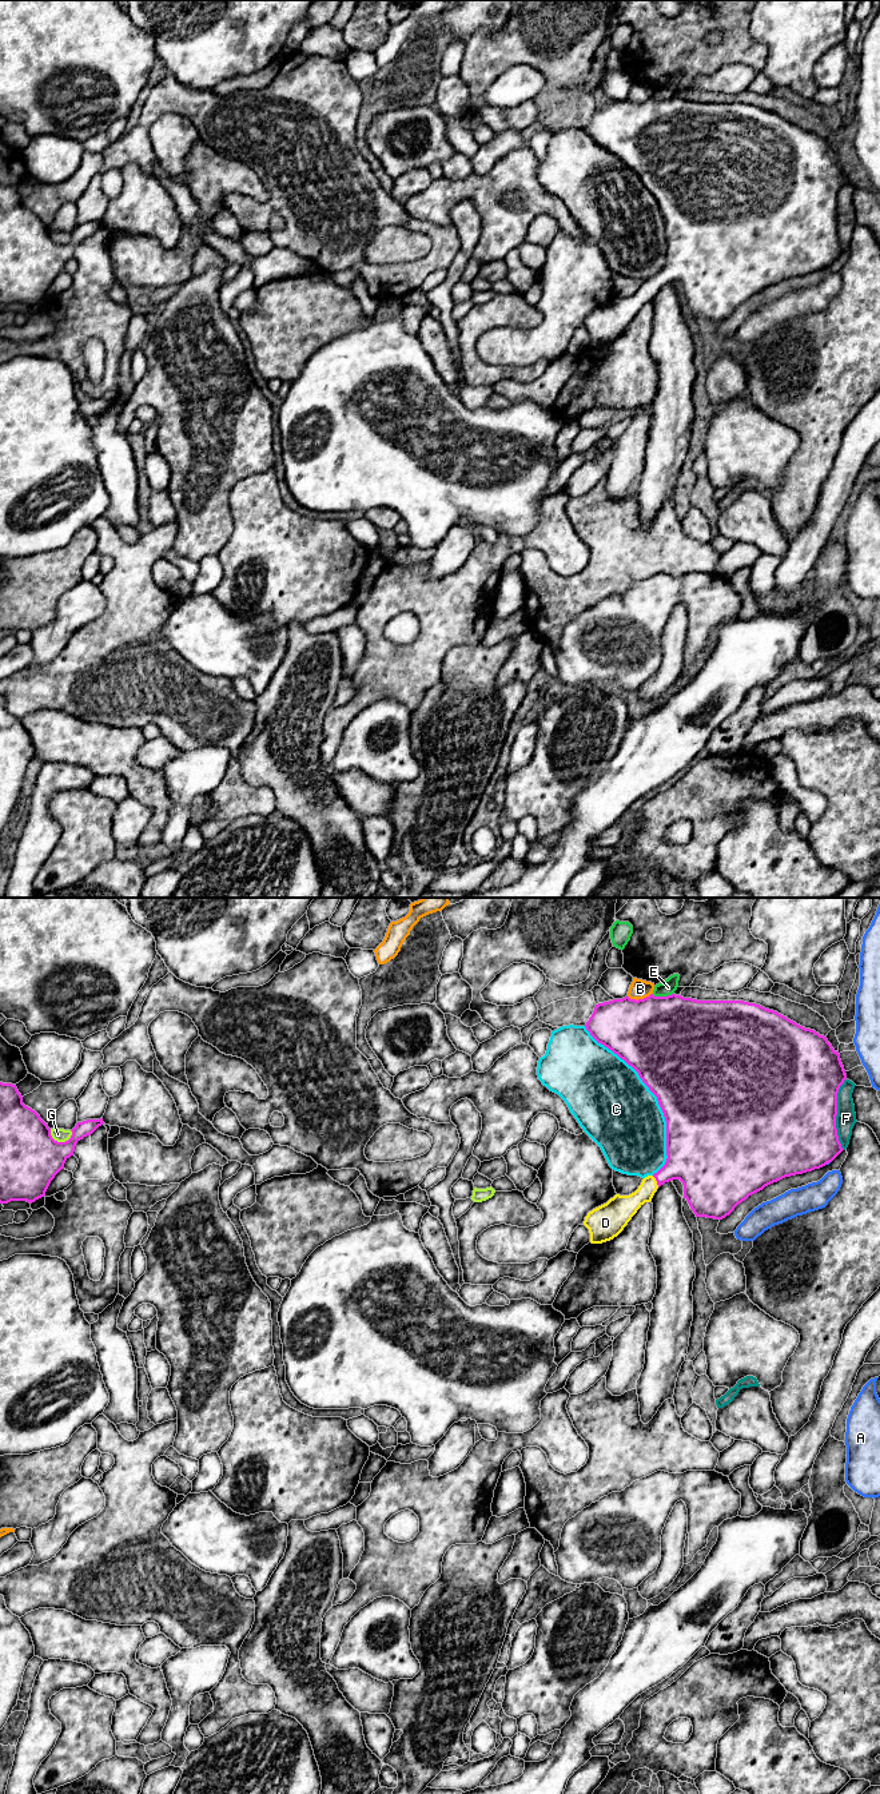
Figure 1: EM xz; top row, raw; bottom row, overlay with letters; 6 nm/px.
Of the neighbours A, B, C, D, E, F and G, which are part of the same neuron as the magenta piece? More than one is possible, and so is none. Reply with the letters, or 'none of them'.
D

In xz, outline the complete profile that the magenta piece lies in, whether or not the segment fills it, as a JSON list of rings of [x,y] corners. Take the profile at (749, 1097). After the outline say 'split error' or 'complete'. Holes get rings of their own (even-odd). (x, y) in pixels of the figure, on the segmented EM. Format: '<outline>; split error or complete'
[[[650,994],[649,997],[638,1001],[625,997],[622,999],[613,999],[596,1005],[585,1027],[598,1043],[612,1050],[632,1066],[638,1073],[642,1082],[657,1097],[666,1121],[668,1155],[665,1165],[653,1176],[645,1177],[634,1193],[629,1196],[616,1194],[606,1204],[588,1213],[584,1225],[589,1229],[592,1244],[602,1244],[617,1237],[637,1210],[645,1202],[650,1202],[657,1189],[665,1182],[673,1180],[680,1180],[682,1182],[684,1198],[688,1201],[696,1217],[722,1220],[729,1216],[738,1204],[745,1201],[749,1196],[762,1190],[765,1186],[785,1177],[820,1169],[832,1162],[844,1150],[839,1141],[836,1129],[837,1093],[847,1079],[840,1054],[832,1047],[827,1037],[797,1025],[777,1011],[744,1001],[697,1001],[676,994],[668,997],[654,997]]]; split error

